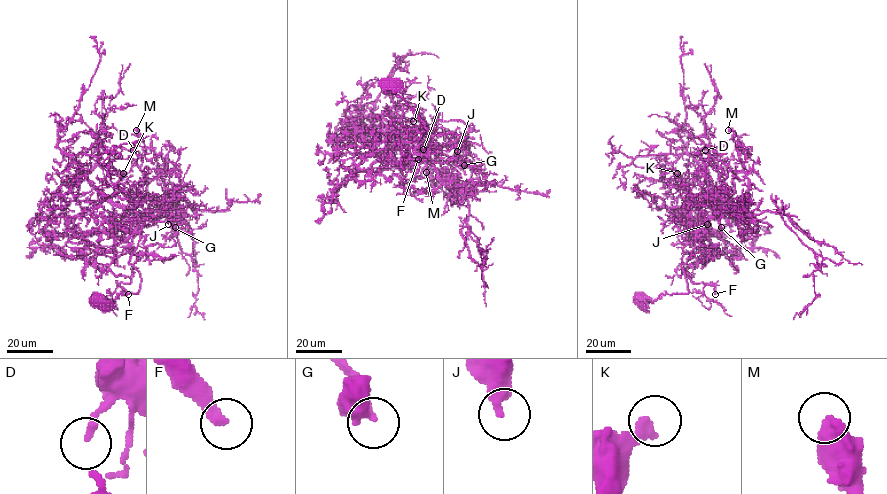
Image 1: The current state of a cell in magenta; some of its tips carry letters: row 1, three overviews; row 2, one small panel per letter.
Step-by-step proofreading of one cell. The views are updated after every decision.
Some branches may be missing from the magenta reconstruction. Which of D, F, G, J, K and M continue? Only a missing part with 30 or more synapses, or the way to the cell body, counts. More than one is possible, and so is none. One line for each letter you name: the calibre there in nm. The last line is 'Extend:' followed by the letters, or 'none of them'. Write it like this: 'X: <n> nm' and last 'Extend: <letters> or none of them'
F: 280 nm
M: 550 nm
Extend: F, M

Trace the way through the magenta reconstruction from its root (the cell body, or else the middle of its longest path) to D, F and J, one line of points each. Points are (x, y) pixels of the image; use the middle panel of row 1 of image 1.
D: (386, 84), (430, 130), (418, 128), (430, 140), (437, 178), (425, 168), (423, 149)
F: (386, 84), (430, 130), (419, 126), (425, 141), (399, 128), (420, 133), (410, 148), (410, 157), (418, 159)
J: (386, 84), (429, 133), (430, 130), (422, 124), (418, 128), (429, 144), (454, 141), (460, 149), (457, 151)

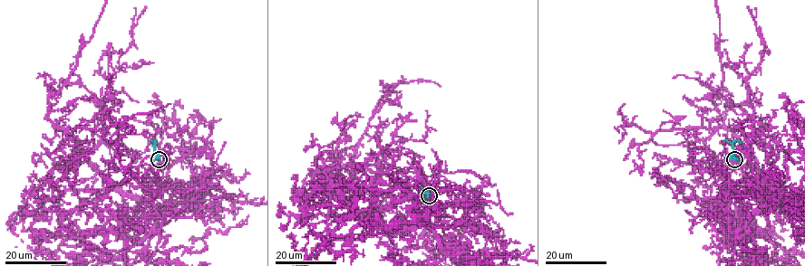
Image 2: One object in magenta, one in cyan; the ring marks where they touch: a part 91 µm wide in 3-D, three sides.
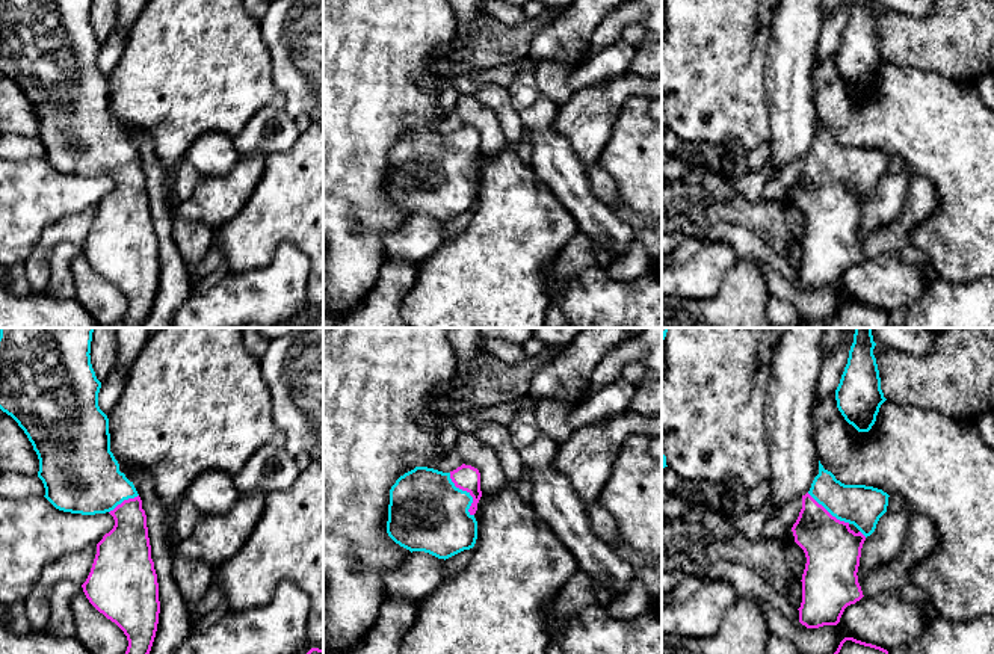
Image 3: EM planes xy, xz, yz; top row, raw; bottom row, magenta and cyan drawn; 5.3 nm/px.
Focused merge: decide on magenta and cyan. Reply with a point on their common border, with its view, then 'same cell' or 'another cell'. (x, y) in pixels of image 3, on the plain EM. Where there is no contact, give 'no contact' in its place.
xz (467, 153) | same cell

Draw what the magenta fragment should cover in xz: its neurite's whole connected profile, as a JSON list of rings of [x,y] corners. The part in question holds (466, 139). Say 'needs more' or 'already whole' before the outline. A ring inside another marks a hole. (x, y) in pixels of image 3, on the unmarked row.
needs more; [[[462,125],[450,134],[415,128],[390,151],[387,195],[400,208],[449,221],[474,208],[480,134]]]

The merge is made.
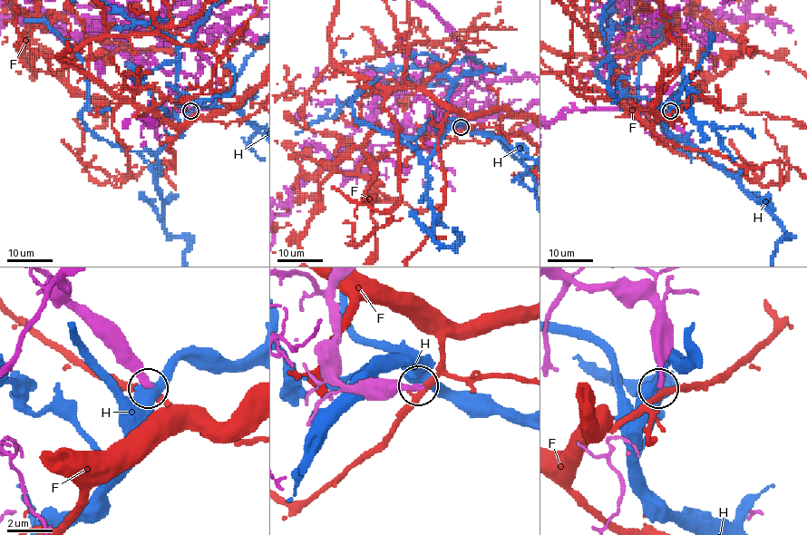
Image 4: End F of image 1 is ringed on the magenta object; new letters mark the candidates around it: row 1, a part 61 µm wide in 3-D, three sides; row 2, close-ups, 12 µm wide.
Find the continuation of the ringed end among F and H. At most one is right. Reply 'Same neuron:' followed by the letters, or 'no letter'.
Same neuron: no letter

